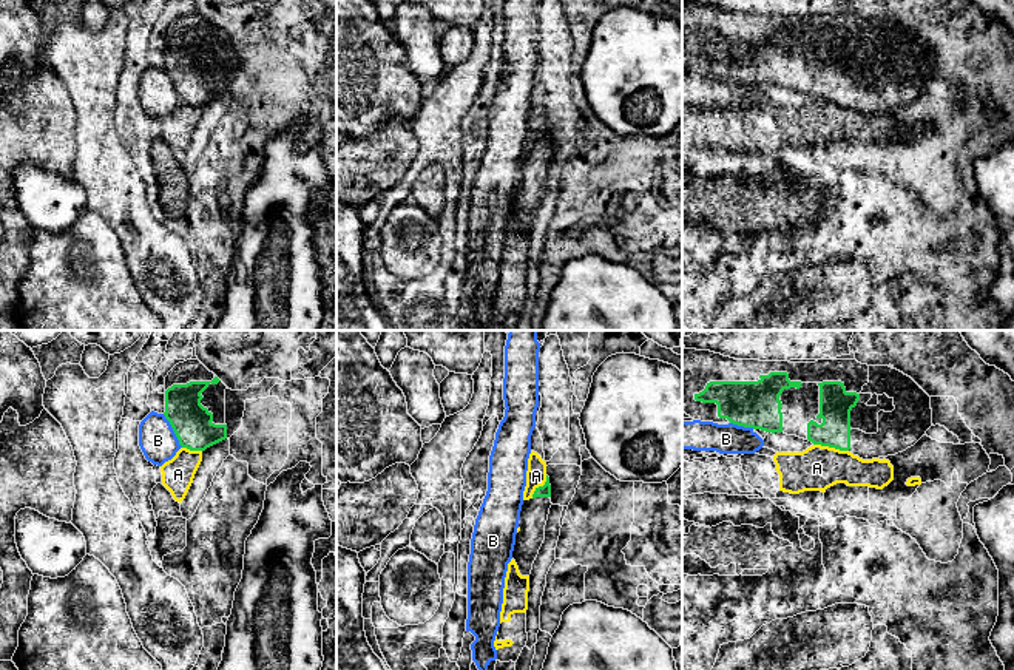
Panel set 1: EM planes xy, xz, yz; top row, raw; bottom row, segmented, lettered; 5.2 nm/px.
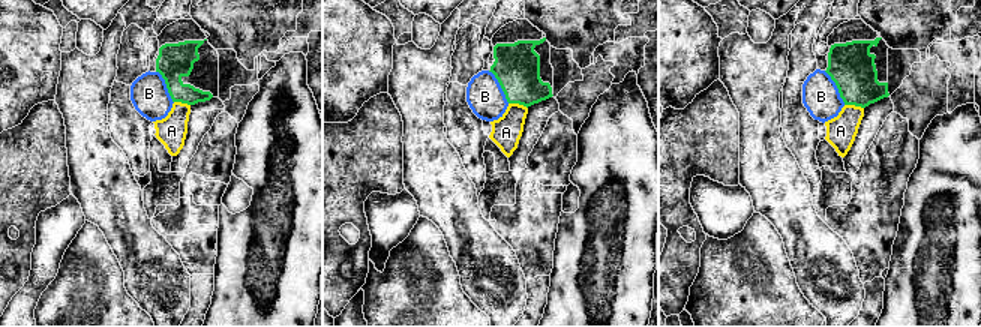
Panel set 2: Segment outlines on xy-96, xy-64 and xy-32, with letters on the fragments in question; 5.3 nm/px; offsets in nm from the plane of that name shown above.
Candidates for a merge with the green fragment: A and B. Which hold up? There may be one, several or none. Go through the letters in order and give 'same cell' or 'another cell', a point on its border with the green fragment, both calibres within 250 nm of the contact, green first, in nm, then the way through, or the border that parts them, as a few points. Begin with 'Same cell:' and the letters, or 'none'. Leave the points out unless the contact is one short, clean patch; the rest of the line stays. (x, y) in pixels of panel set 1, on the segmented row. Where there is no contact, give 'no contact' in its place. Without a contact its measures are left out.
Same cell: none
A: another cell; meets green in yz at (831, 446); 170 nm thick on the green side, 240 nm on the other; border along yz (814, 443), (848, 451)
B: another cell; meets green in xy at (173, 429); 200 nm thick on the green side, 190 nm on the other

